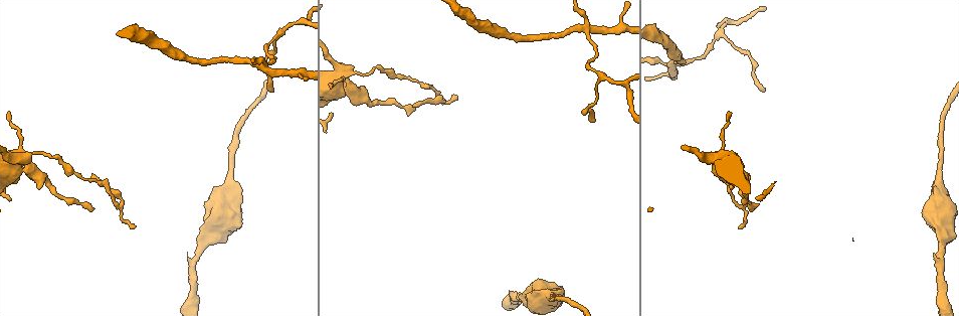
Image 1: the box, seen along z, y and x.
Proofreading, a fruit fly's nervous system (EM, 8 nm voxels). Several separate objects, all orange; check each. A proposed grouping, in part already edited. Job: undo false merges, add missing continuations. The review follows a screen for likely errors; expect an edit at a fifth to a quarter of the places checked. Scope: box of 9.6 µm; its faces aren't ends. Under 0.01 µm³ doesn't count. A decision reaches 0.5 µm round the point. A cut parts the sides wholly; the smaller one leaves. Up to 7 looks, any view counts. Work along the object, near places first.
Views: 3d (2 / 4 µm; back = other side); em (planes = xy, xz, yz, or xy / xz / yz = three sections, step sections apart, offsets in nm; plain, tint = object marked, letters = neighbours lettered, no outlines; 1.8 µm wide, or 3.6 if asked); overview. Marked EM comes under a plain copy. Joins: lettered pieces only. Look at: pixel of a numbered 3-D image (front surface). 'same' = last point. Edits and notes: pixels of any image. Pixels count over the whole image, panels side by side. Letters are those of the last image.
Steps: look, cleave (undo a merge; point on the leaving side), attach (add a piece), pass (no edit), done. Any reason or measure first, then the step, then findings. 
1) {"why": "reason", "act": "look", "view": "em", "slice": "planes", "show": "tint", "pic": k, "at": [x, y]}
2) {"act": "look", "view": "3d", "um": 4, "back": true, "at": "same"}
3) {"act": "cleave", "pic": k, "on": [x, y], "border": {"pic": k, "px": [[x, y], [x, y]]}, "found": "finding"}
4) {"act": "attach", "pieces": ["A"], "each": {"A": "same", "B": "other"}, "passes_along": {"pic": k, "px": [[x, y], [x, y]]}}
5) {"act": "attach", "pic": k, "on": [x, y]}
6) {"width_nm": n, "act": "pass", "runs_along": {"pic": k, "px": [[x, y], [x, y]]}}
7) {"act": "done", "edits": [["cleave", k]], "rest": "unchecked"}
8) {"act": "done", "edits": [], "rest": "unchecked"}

{"why": "free end", "act": "look", "view": "3d", "um": 2, "pic": 1, "at": [764, 92]}

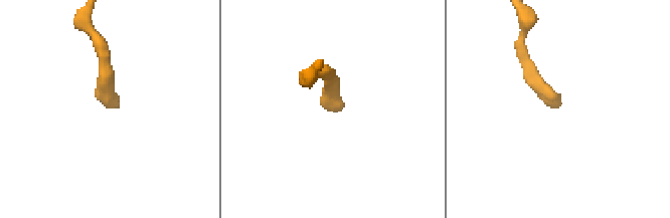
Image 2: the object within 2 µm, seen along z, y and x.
{"act": "look", "view": "em", "slice": "xy", "step": 4, "show": "letters", "pic": 2, "at": [114, 105]}

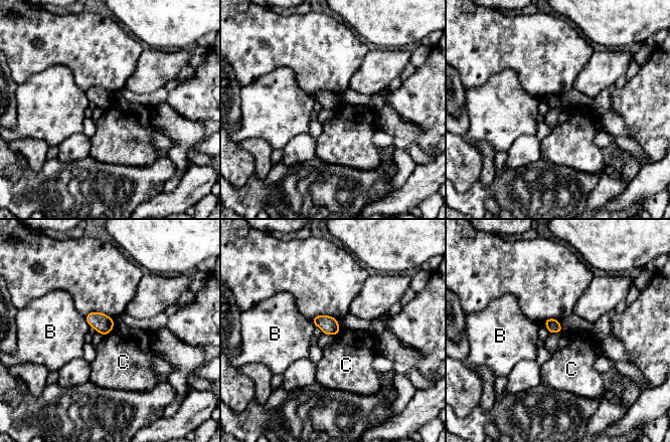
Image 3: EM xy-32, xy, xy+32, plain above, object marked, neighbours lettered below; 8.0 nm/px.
{"longest_contact_nm": ["C", 150], "act": "pass", "each": {"B": "other", "C": "other"}, "found": "none of them fits"}

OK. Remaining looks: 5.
{"why": "looks like a crossing", "act": "look", "view": "em", "slice": "yz", "step": 4, "show": "tint", "pic": 1, "at": [671, 66]}

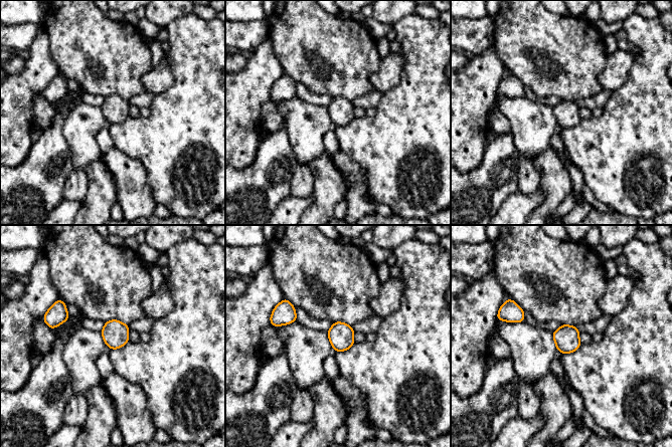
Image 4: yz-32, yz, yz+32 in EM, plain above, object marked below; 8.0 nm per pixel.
{"act": "look", "view": "em", "slice": "xy", "step": 8, "show": "letters", "at": "same"}

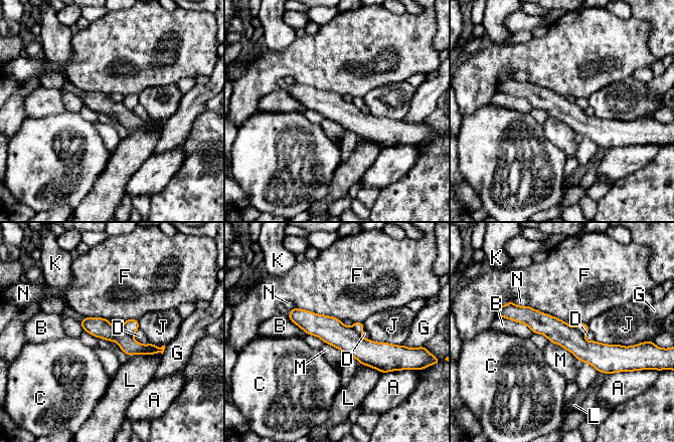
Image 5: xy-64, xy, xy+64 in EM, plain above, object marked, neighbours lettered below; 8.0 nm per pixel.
{"act": "cleave", "pic": 5, "on": [131, 326], "each": {"A": "other", "B": "other", "C": "other", "D": "other", "F": "other", "G": "other", "J": "other", "K": "other", "L": "other", "M": "other", "N": "other"}, "border": {"pic": 5, "px": [[121, 326], [132, 335]]}, "found": "two neurons meet here"}

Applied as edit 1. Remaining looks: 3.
{"why": "redraw", "act": "look", "view": "overview"}

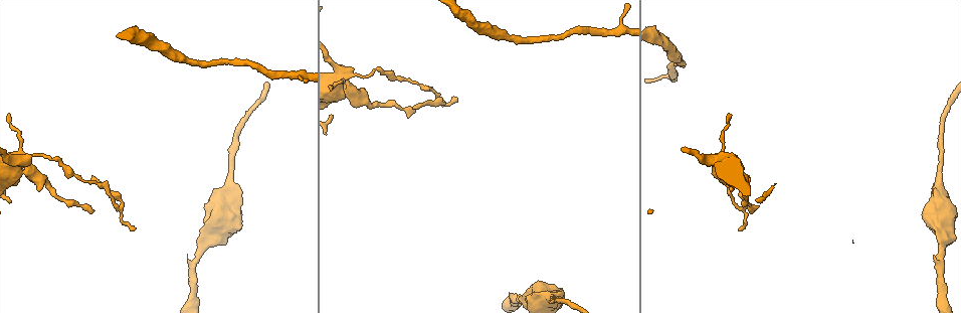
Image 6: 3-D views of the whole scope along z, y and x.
{"why": "calibre changes", "act": "look", "view": "em", "slice": "planes", "show": "letters", "pic": 6, "at": [387, 103]}

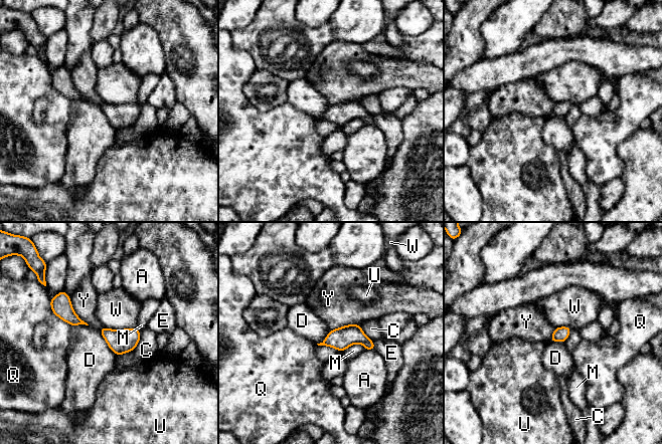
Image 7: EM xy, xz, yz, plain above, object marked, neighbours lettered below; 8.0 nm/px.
{"longest_contact_nm": ["C", 280], "act": "pass", "each": {"A": "other", "C": "other", "D": "other", "E": "other", "M": "other", "Q": "other", "U": "other", "W": "other", "Y": "other"}, "border": {"pic": 7, "px": [[99, 330], [107, 345], [117, 355]]}, "found": "all the same neuron"}

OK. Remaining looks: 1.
{"act": "done", "edits": [["cleave", 5]], "rest": "unchecked"}

